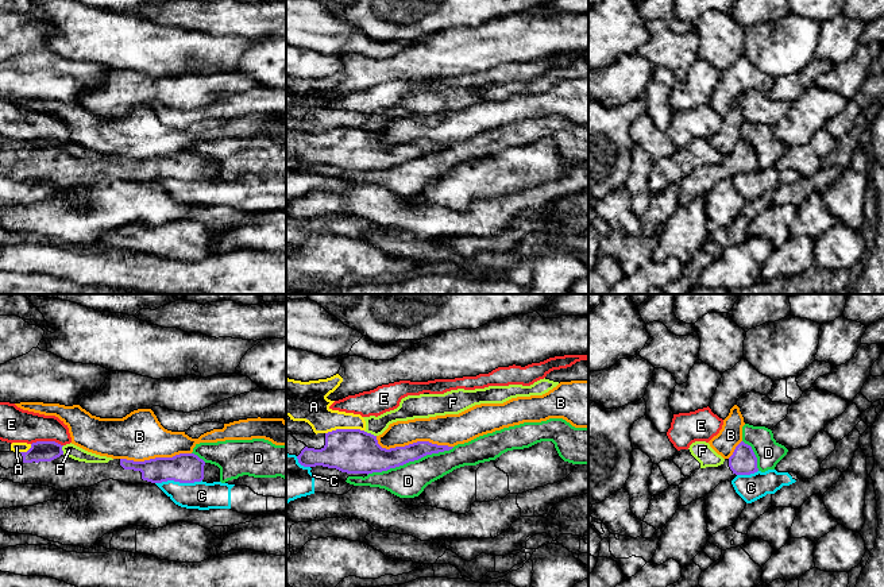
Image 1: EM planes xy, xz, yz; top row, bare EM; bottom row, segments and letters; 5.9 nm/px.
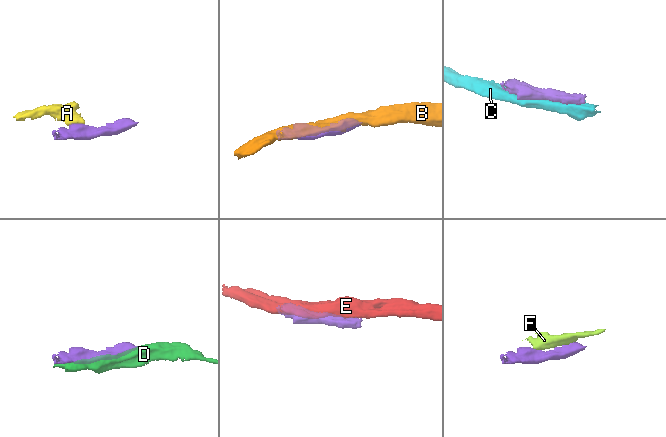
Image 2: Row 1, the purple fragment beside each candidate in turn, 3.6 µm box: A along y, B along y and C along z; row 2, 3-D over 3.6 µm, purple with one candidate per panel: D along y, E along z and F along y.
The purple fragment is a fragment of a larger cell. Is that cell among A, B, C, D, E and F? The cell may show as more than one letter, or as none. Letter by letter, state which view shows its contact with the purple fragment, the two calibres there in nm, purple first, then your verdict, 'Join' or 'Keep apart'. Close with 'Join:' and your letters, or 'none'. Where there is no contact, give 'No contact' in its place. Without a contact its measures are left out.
A: Touches purple in xz. Thickness 260 nm (purple) against 200 nm. Keep apart
B: Touches purple in xz. Thickness 170 nm (purple) against 190 nm. Keep apart
C: Touches purple in xy. Thickness 180 nm (purple) against 170 nm. Keep apart
D: Touches purple in xz. Thickness 190 nm (purple) against 200 nm. Keep apart
E: Touches purple in xy. Thickness 130 nm (purple) against 200 nm. Keep apart
F: Touches purple in xz. Thickness 260 nm (purple) against 110 nm. Keep apart
Join: none

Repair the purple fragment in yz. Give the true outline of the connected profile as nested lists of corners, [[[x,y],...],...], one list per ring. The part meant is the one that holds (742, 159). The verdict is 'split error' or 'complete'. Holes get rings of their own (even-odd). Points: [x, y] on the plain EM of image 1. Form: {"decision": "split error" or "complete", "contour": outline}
{"decision": "split error", "contour": [[[741,139],[733,152],[718,165],[695,167],[679,182],[682,204],[692,198],[705,196],[722,179],[731,179],[737,173],[750,173],[757,170],[757,155],[750,143]]]}

